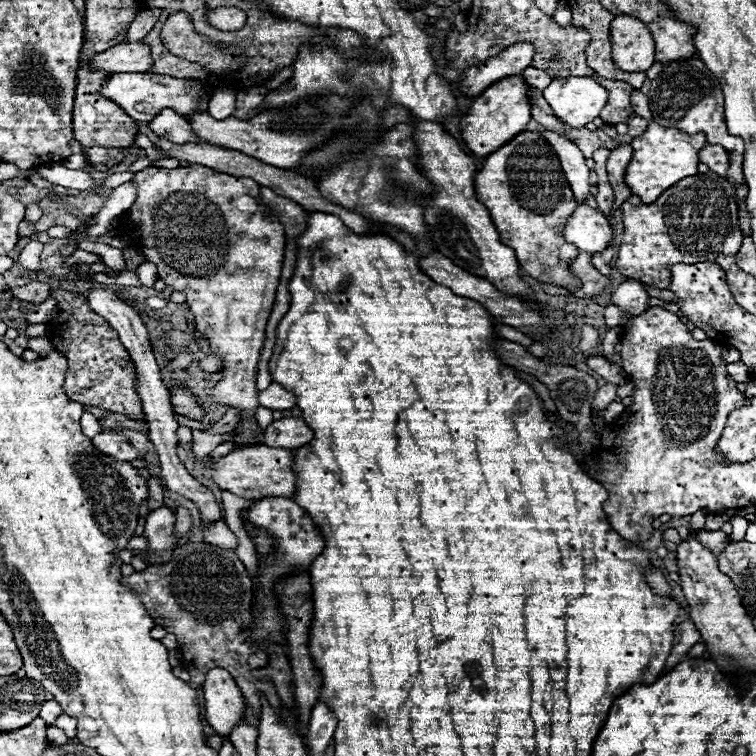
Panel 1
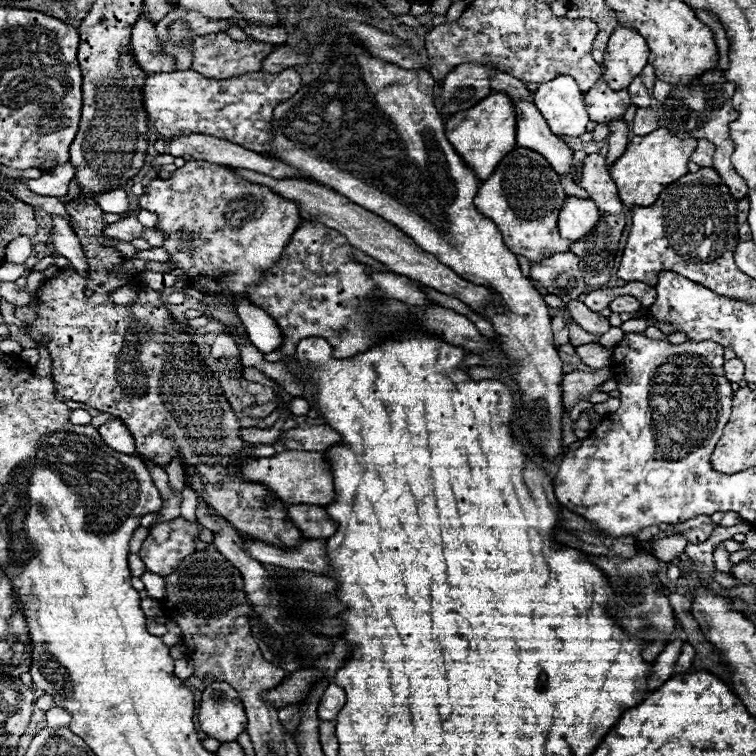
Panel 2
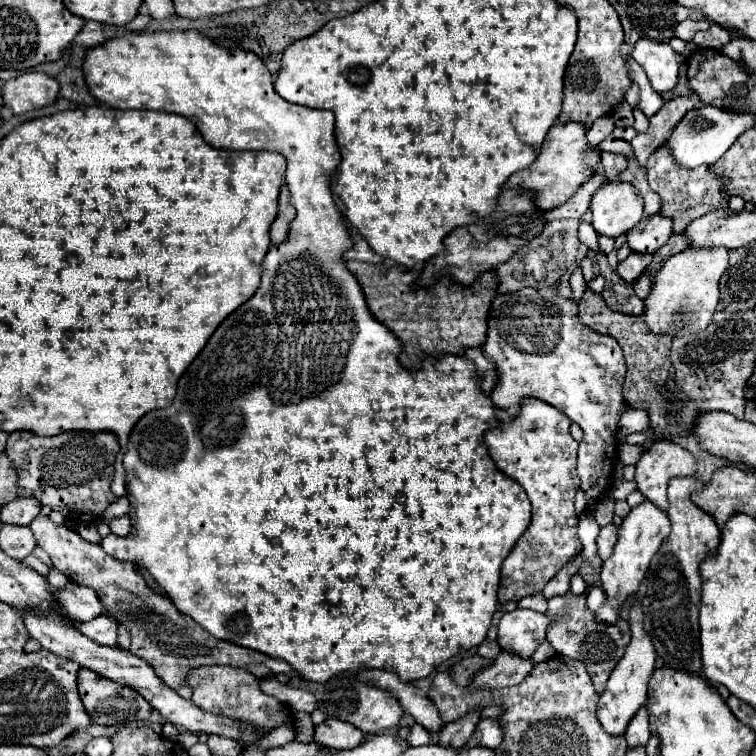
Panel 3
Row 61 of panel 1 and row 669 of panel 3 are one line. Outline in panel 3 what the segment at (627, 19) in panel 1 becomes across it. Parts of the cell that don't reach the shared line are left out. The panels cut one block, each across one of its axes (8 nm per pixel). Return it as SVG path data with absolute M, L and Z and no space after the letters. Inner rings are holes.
M634 600L630 604L630 630L632 630L632 640L626 648L626 654L620 658L616 668L612 670L606 690L602 692L598 700L598 720L602 722L604 730L608 734L624 734L628 722L632 716L646 704L648 700L648 680L654 672L654 662L656 662L656 650L652 646L650 636L644 632L642 624L642 612L640 612L640 600Z

